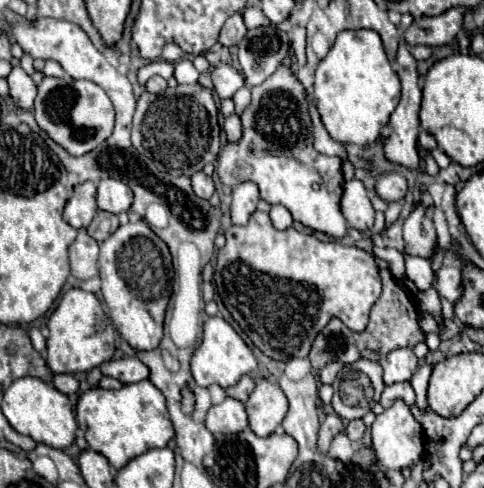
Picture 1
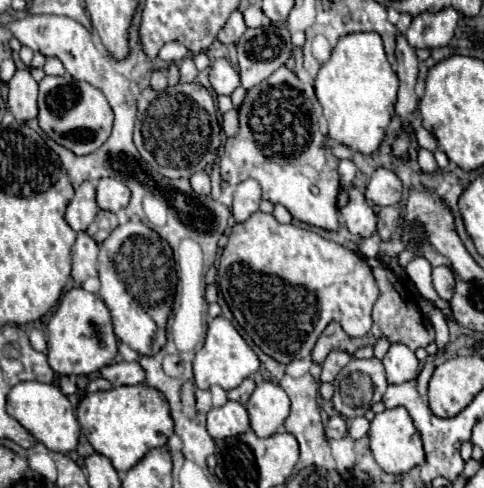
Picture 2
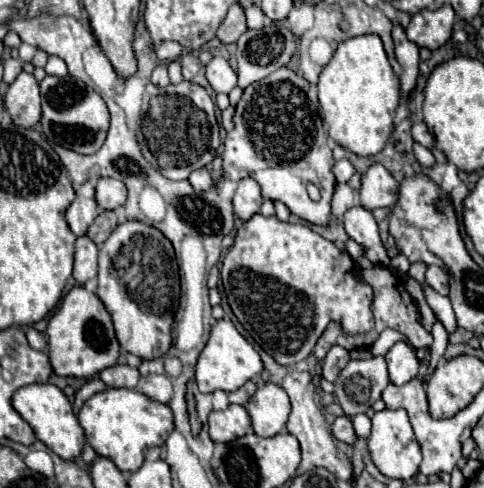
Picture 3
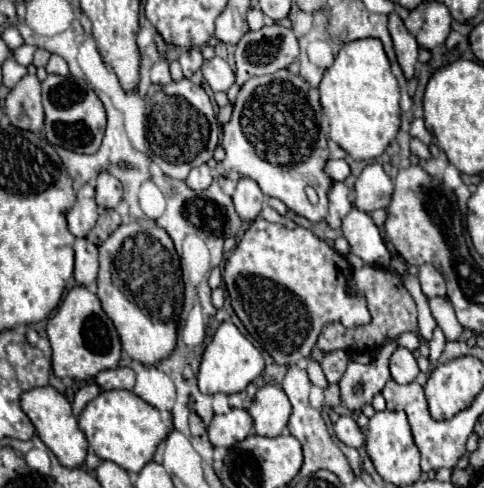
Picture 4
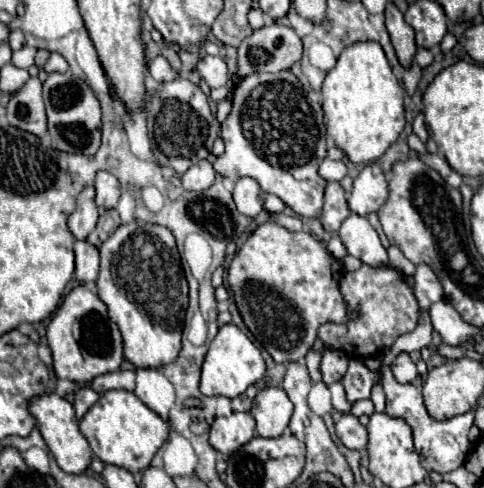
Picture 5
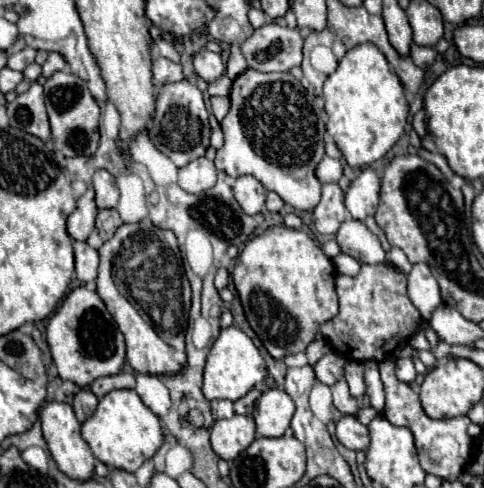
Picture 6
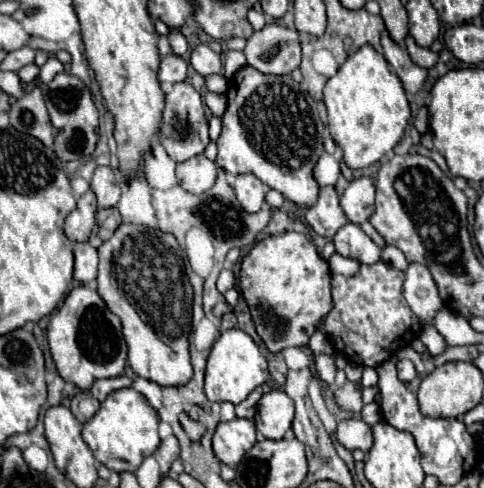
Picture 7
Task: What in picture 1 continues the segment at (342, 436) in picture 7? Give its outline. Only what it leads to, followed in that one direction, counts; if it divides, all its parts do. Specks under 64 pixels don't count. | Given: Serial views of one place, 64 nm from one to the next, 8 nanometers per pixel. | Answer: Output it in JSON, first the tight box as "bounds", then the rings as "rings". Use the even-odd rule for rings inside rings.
{"bounds":[318,414,344,452],"rings":[[[328,414],[326,420],[322,422],[320,426],[320,432],[318,432],[318,448],[322,452],[328,452],[330,448],[330,442],[336,434],[340,434],[344,430],[344,424],[342,424],[342,418],[338,414]]]}

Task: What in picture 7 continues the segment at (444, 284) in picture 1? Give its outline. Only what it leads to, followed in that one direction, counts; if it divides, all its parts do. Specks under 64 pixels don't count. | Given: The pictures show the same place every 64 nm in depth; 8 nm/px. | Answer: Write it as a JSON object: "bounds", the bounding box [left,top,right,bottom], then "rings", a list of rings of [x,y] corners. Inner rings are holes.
{"bounds":[404,264,442,324],"rings":[[[408,264],[404,272],[404,298],[422,324],[432,324],[436,312],[442,308],[442,300],[434,278],[424,264]]]}

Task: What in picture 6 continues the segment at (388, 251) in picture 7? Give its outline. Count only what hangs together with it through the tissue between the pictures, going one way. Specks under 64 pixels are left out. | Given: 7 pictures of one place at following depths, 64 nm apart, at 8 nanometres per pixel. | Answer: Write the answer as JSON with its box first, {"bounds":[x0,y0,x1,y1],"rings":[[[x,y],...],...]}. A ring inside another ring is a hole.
{"bounds":[386,248,412,274],"rings":[[[390,248],[390,250],[388,250],[388,254],[386,254],[386,262],[388,262],[388,264],[392,264],[394,268],[398,268],[398,270],[400,270],[400,272],[404,272],[404,274],[408,274],[408,272],[410,272],[410,268],[412,268],[412,264],[408,262],[406,254],[404,254],[400,248]]]}

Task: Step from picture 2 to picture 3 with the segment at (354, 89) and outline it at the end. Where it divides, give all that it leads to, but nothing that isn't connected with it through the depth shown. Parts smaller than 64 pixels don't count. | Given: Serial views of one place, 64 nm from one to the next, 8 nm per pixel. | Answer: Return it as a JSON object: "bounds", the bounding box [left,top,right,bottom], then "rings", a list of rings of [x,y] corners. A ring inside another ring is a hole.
{"bounds":[318,34,400,156],"rings":[[[366,34],[340,42],[330,64],[320,74],[318,98],[328,124],[328,136],[356,156],[376,156],[394,130],[394,114],[400,102],[400,82],[392,72],[382,40]]]}

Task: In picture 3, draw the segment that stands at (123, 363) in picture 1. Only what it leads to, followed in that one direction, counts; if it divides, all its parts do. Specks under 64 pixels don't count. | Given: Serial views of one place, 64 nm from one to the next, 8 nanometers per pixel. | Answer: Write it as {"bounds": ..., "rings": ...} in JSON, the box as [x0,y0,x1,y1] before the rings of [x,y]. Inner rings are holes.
{"bounds":[98,366,140,388],"rings":[[[110,366],[98,374],[98,378],[108,388],[134,388],[138,384],[140,372],[132,366]]]}

